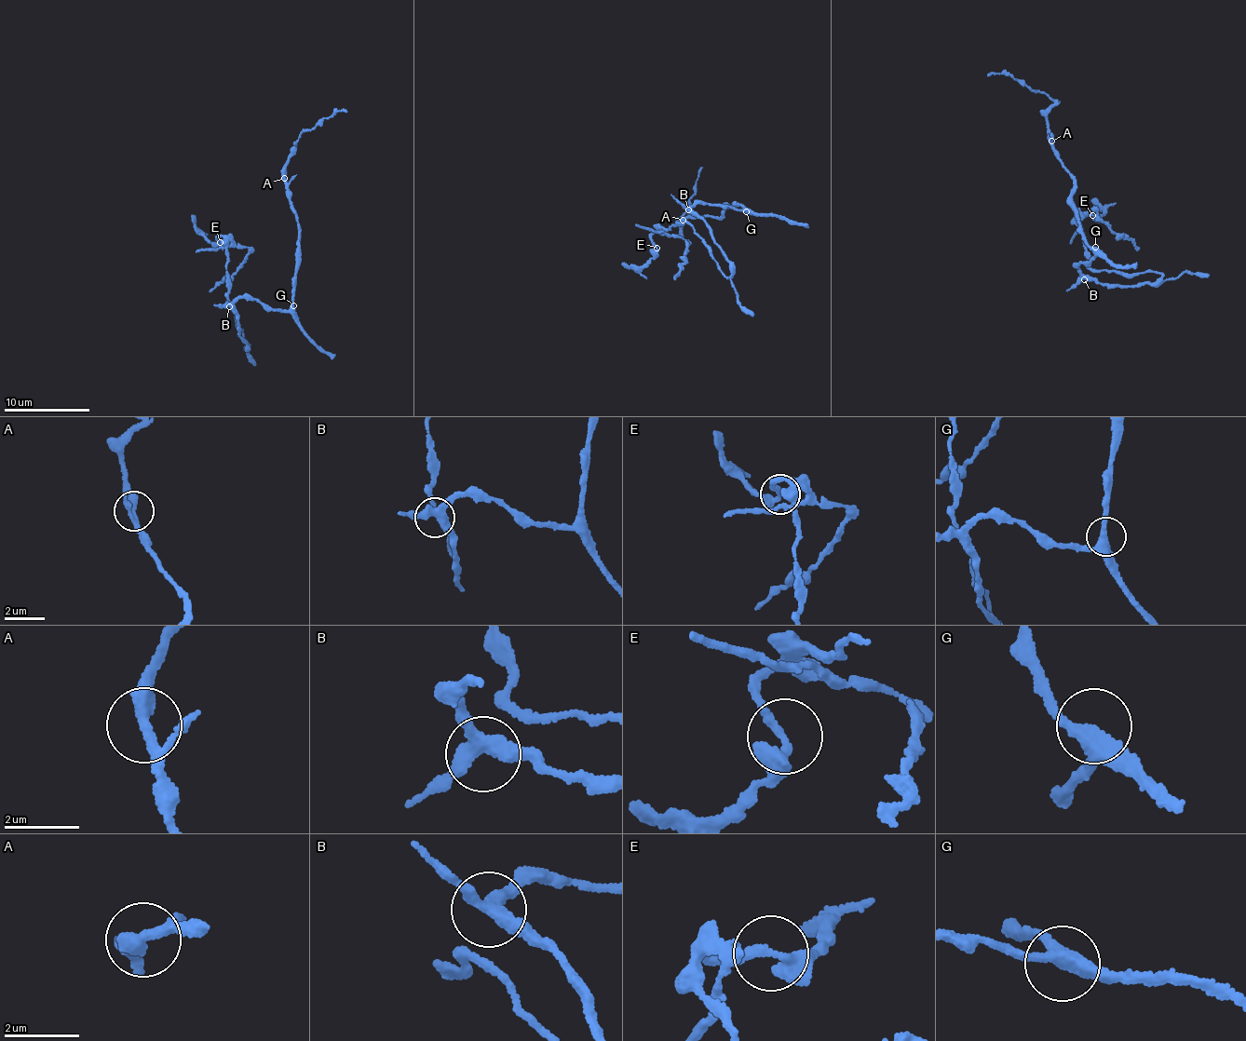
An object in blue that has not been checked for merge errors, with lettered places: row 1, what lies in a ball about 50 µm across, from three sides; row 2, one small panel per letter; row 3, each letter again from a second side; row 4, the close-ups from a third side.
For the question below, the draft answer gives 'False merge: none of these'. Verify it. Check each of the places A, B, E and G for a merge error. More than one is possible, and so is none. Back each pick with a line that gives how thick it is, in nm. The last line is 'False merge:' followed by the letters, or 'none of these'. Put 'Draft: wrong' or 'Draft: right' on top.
Draft: right
False merge: none of these

